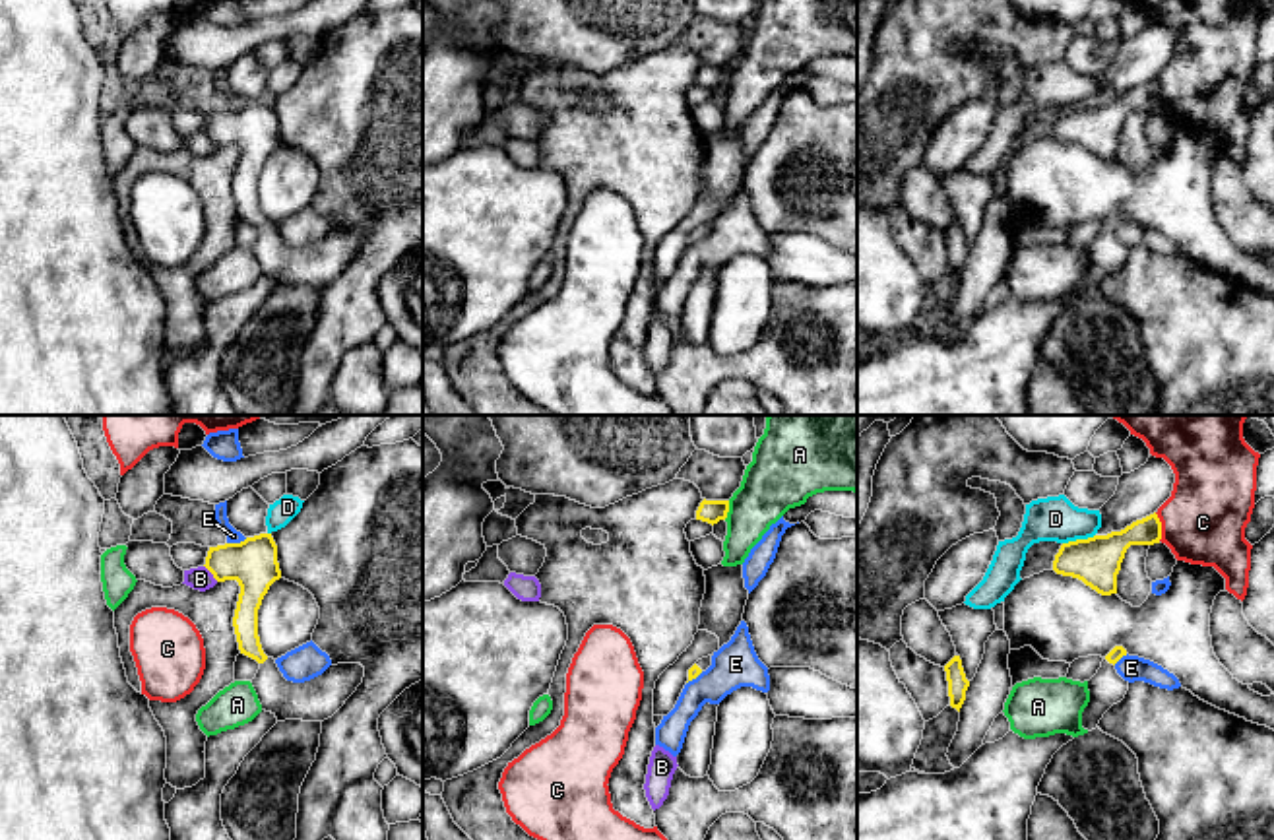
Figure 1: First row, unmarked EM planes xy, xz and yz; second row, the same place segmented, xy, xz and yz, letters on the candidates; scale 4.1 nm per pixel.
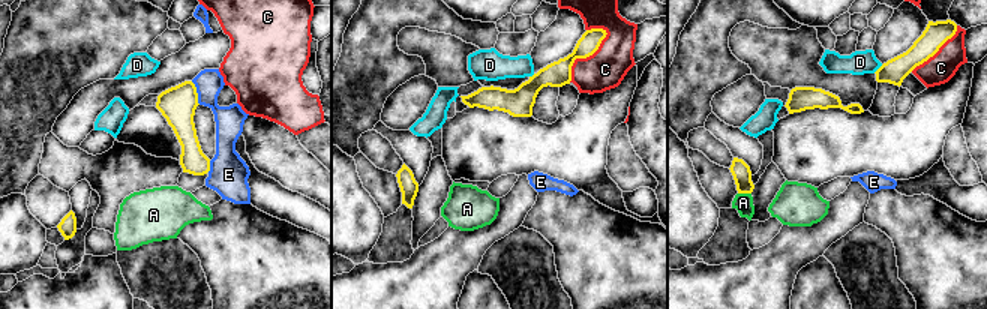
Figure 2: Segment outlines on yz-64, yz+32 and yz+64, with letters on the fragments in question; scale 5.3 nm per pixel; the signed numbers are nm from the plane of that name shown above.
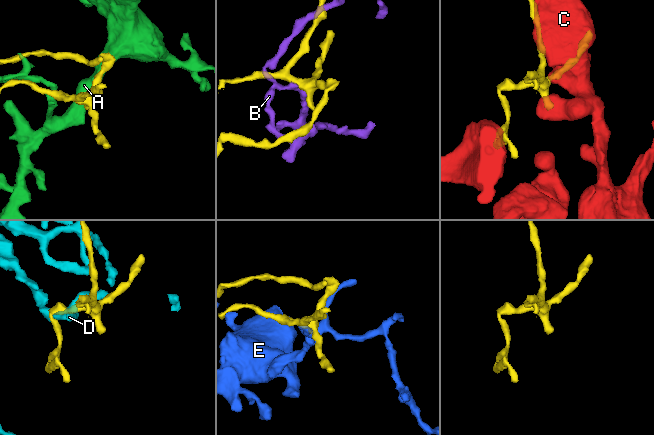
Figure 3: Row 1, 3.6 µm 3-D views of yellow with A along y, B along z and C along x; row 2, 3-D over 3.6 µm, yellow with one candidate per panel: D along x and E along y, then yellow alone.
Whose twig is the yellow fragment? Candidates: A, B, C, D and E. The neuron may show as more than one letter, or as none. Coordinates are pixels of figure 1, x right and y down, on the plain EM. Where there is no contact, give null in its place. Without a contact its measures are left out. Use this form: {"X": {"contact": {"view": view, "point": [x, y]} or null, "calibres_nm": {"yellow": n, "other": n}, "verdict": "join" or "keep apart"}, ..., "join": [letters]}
{"A": {"contact": {"view": "xz", "point": [728, 76]}, "calibres_nm": {"yellow": 100, "other": 260}, "verdict": "keep apart"}, "B": {"contact": {"view": "xy", "point": [210, 136]}, "calibres_nm": {"yellow": 200, "other": 100}, "verdict": "keep apart"}, "C": {"contact": {"view": "yz", "point": [1160, 92]}, "calibres_nm": {"yellow": 140, "other": 360}, "verdict": "keep apart"}, "D": {"contact": {"view": "yz", "point": [1079, 105]}, "calibres_nm": {"yellow": 200, "other": 190}, "verdict": "keep apart"}, "E": {"contact": {"view": "xy", "point": [237, 109]}, "calibres_nm": {"yellow": 200, "other": 60}, "verdict": "keep apart"}, "join": []}

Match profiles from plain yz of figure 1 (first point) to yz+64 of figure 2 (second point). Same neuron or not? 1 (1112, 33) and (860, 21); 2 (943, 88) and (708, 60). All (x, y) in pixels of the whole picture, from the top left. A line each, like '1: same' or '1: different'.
1: same
2: same

